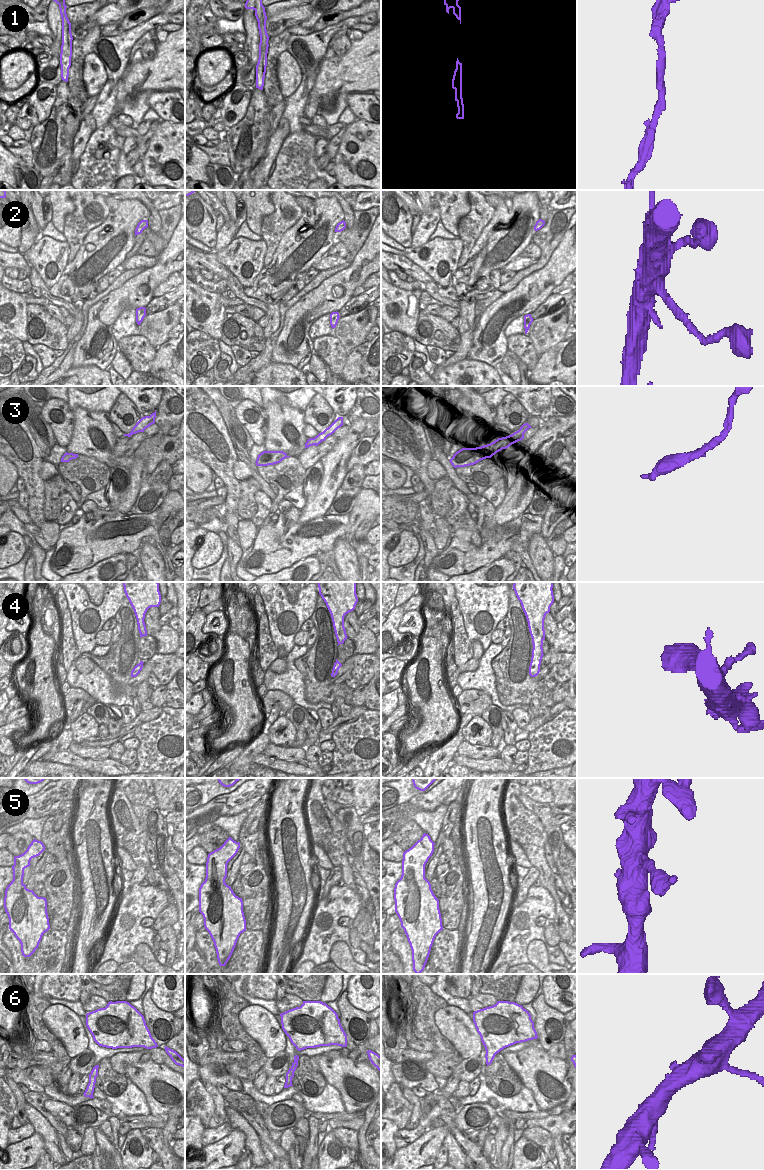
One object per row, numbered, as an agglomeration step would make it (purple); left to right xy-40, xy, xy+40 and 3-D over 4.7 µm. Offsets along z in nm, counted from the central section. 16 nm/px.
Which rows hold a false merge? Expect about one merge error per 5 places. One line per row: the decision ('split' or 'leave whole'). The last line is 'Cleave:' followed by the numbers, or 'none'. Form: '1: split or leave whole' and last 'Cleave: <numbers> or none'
1: leave whole
2: leave whole
3: leave whole
4: leave whole
5: leave whole
6: leave whole
Cleave: none

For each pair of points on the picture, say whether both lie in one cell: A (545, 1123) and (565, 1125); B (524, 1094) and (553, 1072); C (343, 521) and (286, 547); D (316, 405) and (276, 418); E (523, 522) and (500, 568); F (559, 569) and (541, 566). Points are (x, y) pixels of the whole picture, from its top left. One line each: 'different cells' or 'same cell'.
A: same cell
B: different cells
C: same cell
D: different cells
E: different cells
F: different cells

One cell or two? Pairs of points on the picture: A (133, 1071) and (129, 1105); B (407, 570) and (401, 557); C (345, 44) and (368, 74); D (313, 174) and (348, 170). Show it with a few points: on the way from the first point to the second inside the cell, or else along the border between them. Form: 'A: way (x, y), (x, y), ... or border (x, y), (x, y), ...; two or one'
A: border (128, 1077), (143, 1093), (146, 1101); two
B: border (419, 546), (417, 555), (410, 562), (391, 567); two
C: border (350, 39), (350, 48), (342, 56), (338, 57); two
D: border (334, 176), (336, 179); two

